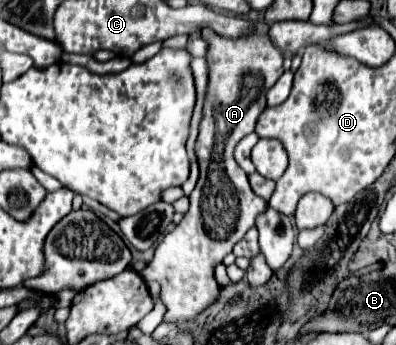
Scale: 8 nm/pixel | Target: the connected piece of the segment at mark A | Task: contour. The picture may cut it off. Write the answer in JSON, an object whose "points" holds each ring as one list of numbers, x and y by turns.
{"points":[[252,22,244,38,226,38,205,27,201,35,208,42,210,82,204,102,204,118,196,142,200,180,190,194,190,210,182,222,168,232,156,246,152,262,140,272,146,282,158,280,166,314,162,322,176,326,192,322,208,310,220,296,214,268,232,252,234,244,254,226,258,214,266,212,268,202,250,188,246,172,234,160,236,142,254,132,256,120,266,108,266,90,282,76,282,52,268,38,266,22]]}

